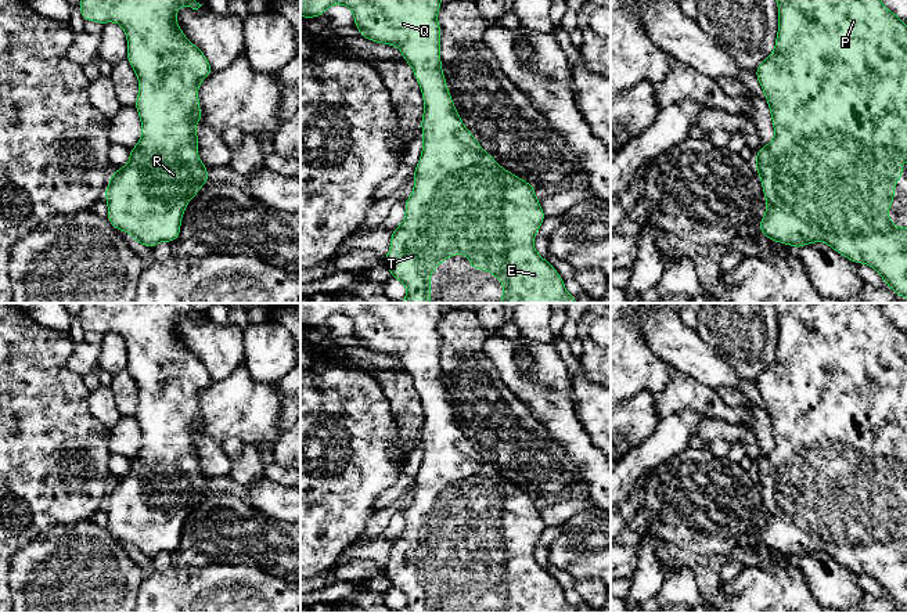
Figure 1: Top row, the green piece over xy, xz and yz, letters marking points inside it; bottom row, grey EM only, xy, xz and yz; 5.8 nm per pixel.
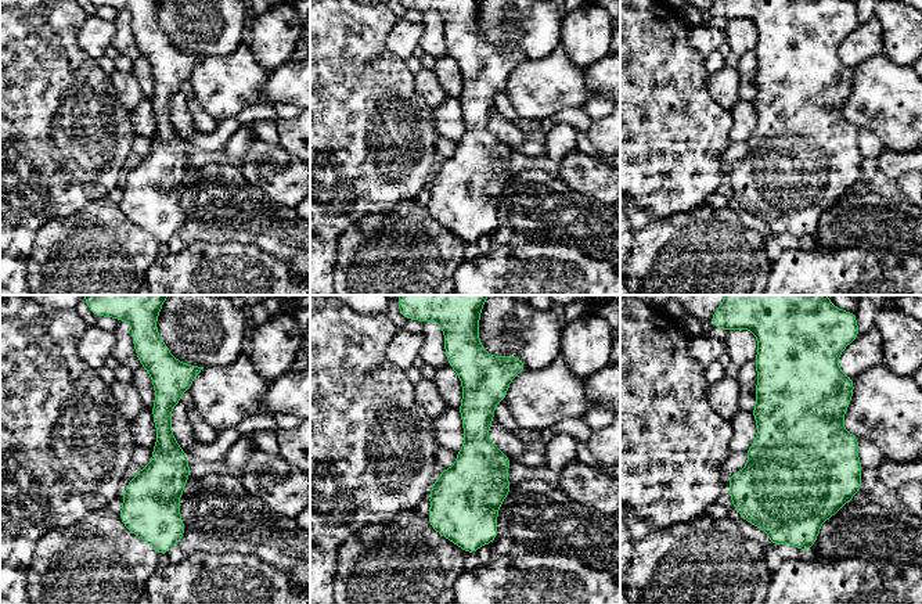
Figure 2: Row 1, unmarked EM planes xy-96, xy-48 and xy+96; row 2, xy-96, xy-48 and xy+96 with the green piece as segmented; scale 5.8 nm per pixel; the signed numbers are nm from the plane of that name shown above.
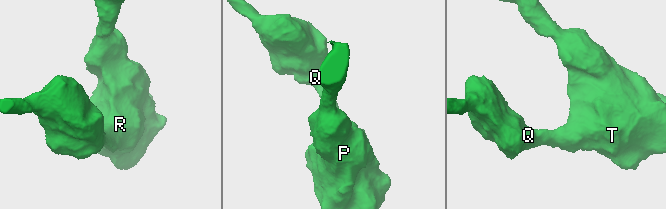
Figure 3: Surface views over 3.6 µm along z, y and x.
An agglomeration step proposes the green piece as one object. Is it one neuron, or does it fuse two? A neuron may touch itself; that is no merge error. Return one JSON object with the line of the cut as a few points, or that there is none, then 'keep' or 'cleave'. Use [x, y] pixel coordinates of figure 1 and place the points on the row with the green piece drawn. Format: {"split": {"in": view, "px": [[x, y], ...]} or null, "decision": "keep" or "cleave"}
{"split": null, "decision": "keep"}

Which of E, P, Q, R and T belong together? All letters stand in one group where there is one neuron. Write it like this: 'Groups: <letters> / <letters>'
Groups: E P Q R T

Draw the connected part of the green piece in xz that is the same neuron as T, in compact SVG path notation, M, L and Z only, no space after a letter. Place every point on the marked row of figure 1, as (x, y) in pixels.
M300 0L300 17L320 17L332 4L348 6L353 11L353 25L359 28L359 36L363 39L400 48L403 60L413 68L424 98L422 152L413 174L414 190L404 201L406 217L392 231L390 248L384 260L390 270L390 278L402 281L407 289L402 303L431 303L431 273L453 255L468 255L471 271L478 266L501 281L503 298L499 303L577 303L577 299L566 292L559 273L533 246L547 217L535 195L535 185L500 166L464 126L454 107L440 61L442 29L438 12L442 0Z

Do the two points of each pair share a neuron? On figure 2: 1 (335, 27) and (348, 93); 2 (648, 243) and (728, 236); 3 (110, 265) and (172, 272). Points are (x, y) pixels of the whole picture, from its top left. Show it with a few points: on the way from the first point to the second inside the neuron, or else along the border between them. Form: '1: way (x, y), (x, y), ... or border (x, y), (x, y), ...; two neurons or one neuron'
1: way (335, 43), (335, 76); one neuron
2: way (667, 243), (709, 241); one neuron
3: border (154, 261), (144, 280); two neurons

